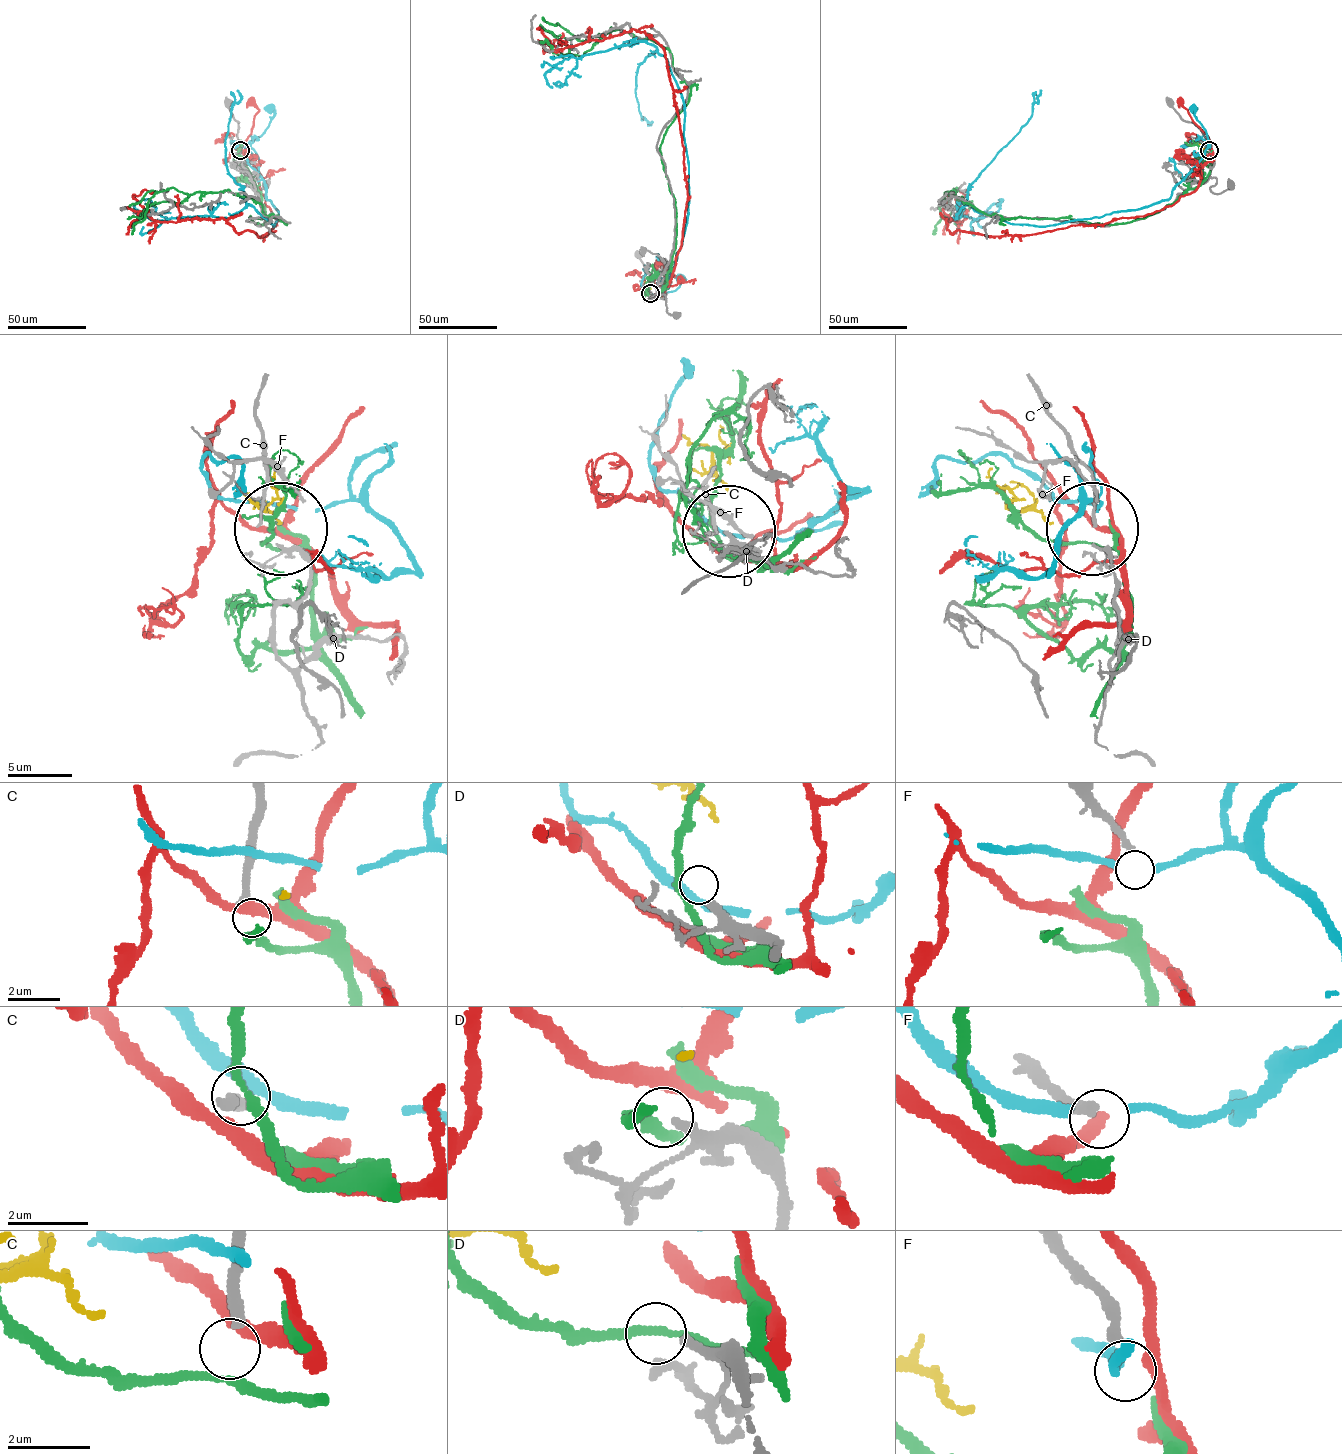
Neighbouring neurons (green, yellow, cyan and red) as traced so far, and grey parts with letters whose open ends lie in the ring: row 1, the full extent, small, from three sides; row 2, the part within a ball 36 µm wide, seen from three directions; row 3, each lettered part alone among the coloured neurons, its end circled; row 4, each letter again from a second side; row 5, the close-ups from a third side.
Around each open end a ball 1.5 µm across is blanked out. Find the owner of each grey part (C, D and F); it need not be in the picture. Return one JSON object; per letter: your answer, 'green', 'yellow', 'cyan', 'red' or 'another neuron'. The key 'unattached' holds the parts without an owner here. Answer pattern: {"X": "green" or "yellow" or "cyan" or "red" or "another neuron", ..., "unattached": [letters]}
{"C": "another neuron", "D": "another neuron", "F": "another neuron", "unattached": ["C", "D", "F"]}

